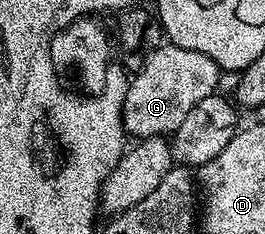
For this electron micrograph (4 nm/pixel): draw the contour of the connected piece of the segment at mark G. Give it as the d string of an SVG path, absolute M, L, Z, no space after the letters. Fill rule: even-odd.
M169 42L163 43L162 47L152 50L152 54L146 56L144 66L139 72L133 73L126 89L126 101L122 104L122 126L127 133L134 138L145 138L147 136L162 136L173 134L188 118L192 106L196 102L204 102L204 98L215 95L219 91L218 76L220 69L208 54L200 54L196 50L184 50L180 46Z

